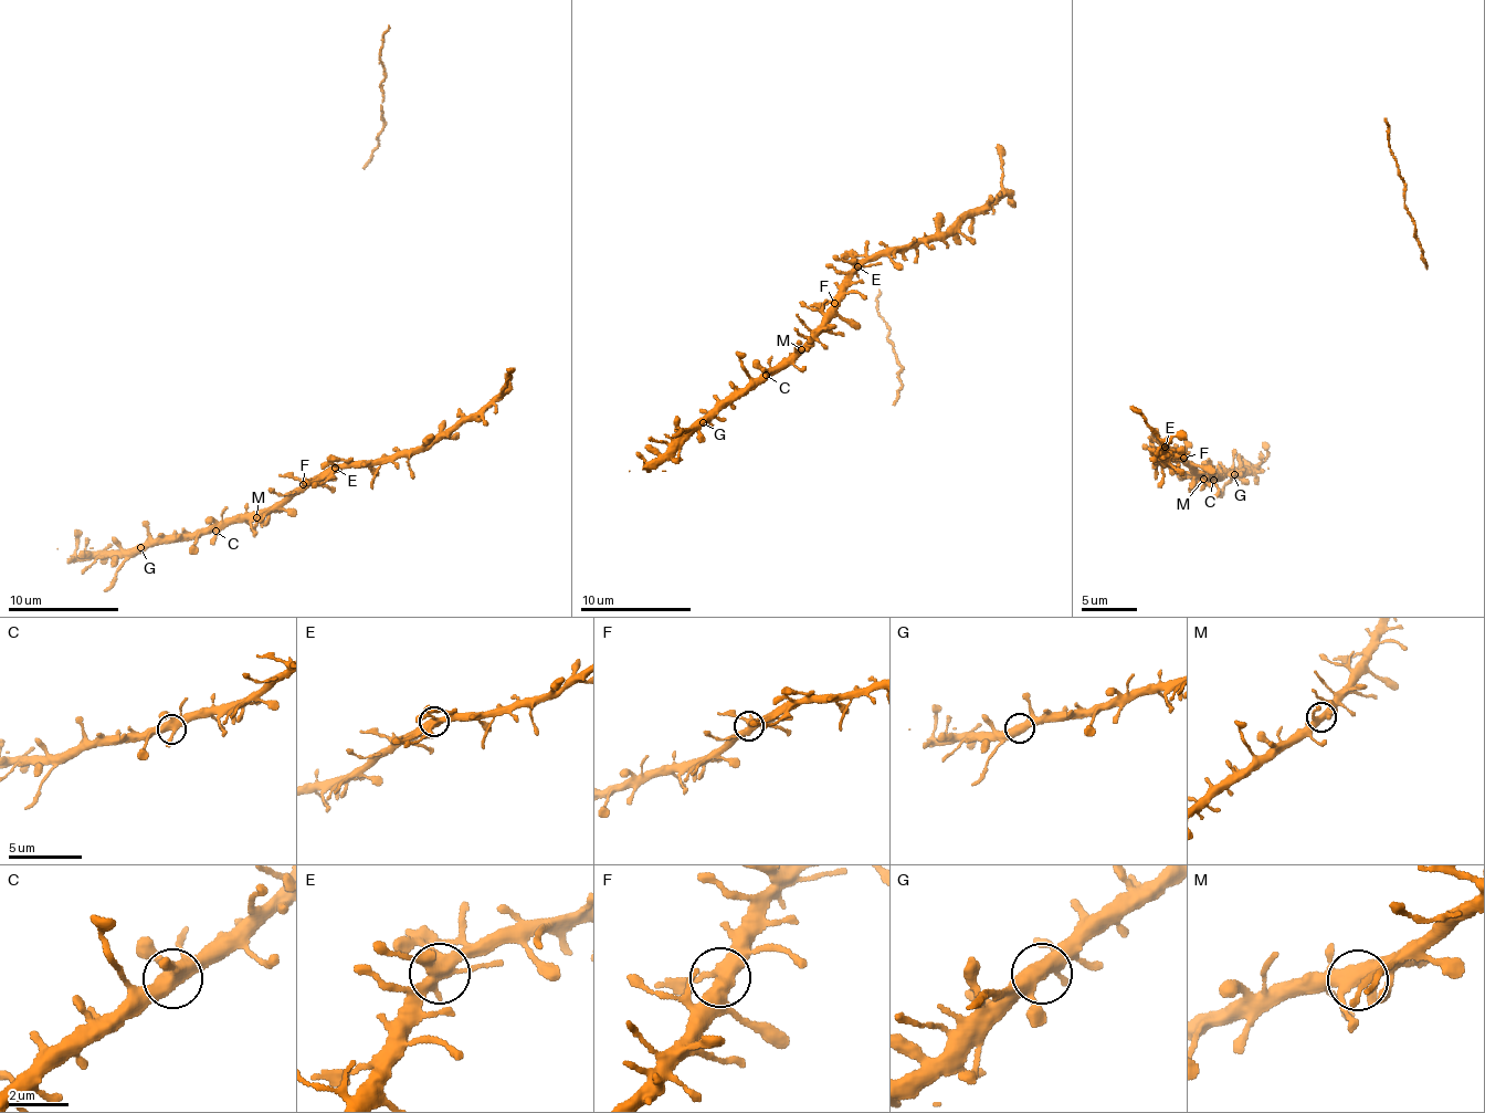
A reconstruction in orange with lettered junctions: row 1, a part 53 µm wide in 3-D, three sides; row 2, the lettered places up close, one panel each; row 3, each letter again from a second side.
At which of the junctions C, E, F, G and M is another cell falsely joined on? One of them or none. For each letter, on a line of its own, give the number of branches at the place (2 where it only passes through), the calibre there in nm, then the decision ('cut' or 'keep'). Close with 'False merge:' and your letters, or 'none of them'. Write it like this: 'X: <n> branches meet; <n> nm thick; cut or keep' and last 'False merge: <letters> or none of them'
C: 5 branches meet; 440 nm thick; keep
E: 5 branches meet; 400 nm thick; keep
F: 3 branches meet; 400 nm thick; keep
G: 4 branches meet; 420 nm thick; keep
M: 5 branches meet; 400 nm thick; keep
False merge: none of them

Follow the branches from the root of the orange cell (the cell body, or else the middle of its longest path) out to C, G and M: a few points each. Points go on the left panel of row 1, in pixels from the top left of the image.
C: (480, 410), (431, 445), (400, 451), (386, 459), (344, 464), (264, 508), (232, 516), (216, 531)
G: (480, 410), (431, 445), (400, 451), (386, 459), (344, 464), (264, 508), (140, 547)
M: (480, 410), (431, 445), (400, 451), (386, 459), (344, 464), (256, 517)

